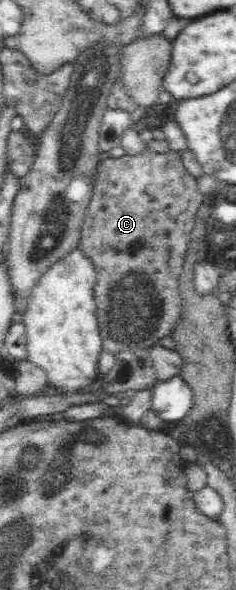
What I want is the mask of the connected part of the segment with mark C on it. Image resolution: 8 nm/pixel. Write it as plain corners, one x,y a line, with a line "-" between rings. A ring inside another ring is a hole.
146,148
138,155
124,155
122,158
104,155
98,164
93,194
87,204
79,242
79,248
91,258
96,269
93,294
104,351
116,355
128,349
149,350
173,332
182,305
179,278
197,210
204,202
205,196
198,190
197,179
186,171
178,152
158,154

